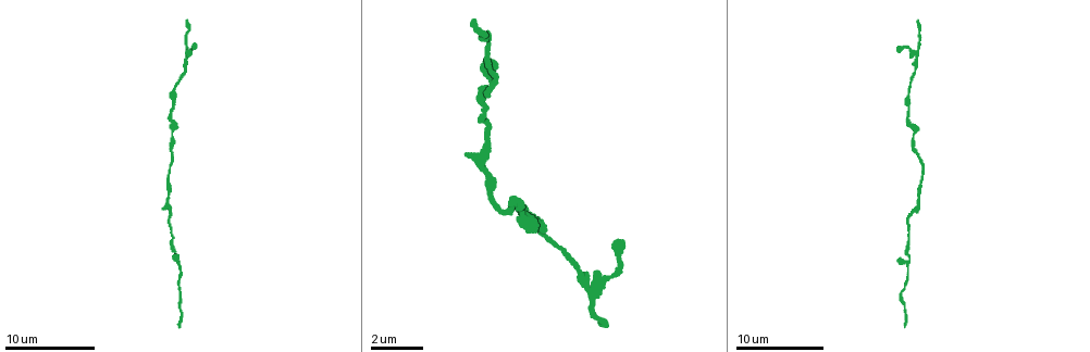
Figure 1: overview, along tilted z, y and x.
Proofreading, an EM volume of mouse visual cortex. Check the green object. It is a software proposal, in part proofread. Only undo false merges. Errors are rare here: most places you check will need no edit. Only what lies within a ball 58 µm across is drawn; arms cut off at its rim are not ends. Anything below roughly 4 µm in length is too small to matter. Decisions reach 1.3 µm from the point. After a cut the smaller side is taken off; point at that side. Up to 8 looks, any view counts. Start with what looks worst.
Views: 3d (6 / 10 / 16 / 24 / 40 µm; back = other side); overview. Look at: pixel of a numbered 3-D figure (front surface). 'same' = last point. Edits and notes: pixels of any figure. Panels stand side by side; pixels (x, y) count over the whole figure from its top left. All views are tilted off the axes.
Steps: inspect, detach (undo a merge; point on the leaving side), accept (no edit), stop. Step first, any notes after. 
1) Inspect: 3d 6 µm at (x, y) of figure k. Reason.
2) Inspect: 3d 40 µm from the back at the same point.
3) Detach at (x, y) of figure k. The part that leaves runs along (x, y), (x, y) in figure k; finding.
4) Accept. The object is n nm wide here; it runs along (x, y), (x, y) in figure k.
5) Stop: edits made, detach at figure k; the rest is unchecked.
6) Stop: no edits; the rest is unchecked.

Inspect: 3d 6 µm at (492, 87) of figure 1. Three-way junction.

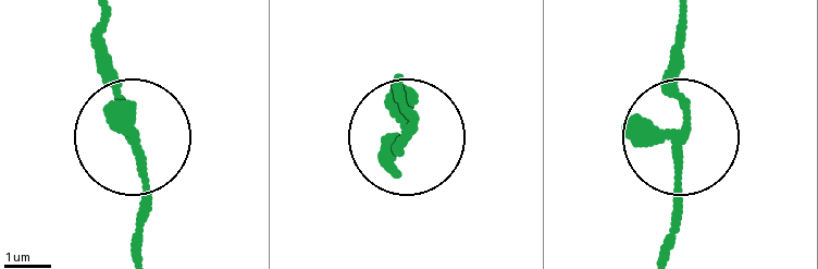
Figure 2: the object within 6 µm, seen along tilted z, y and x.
Accept. The object is 190 nm wide here; it runs along (108, 23), (107, 75), (143, 179), (141, 251) in figure 2; one neuron here.

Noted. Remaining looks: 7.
Inspect: 3d 16 µm at (168, 212) of figure 1. Thick turns thin.

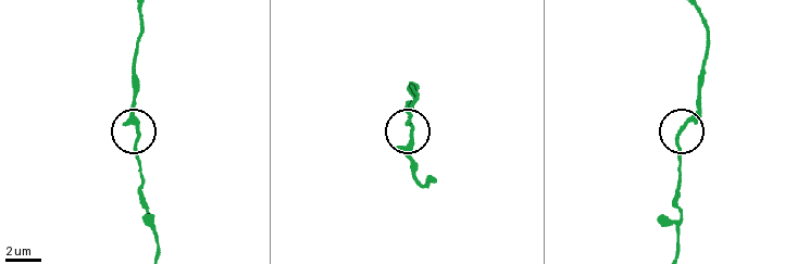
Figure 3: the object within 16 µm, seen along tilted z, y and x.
Accept. It runs along (134, 63), (133, 122), (139, 175) in figure 3; one neuron here.

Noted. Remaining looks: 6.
Inspect: 3d 6 µm at (171, 132) of figure 1. A narrow waist.

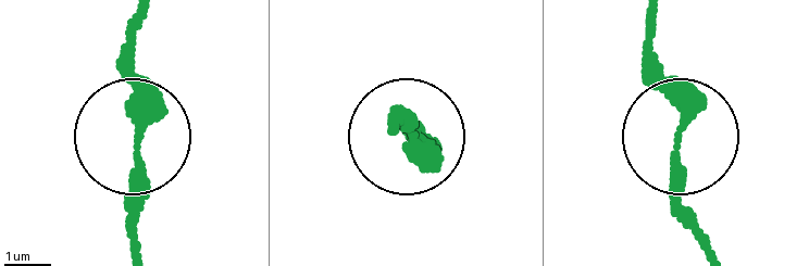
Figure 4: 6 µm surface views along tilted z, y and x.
Inspect: 3d 6 µm from the back at (136, 146) of figure 4.

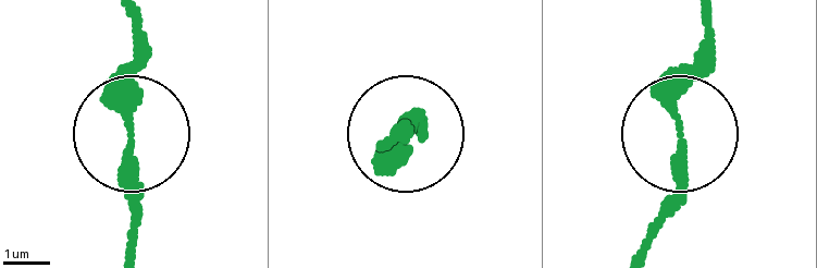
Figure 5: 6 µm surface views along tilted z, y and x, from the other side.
Accept. The object is 250 nm wide here; one neuron here.

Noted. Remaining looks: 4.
Inspect: 3d 10 µm at (920, 177) of figure 1.

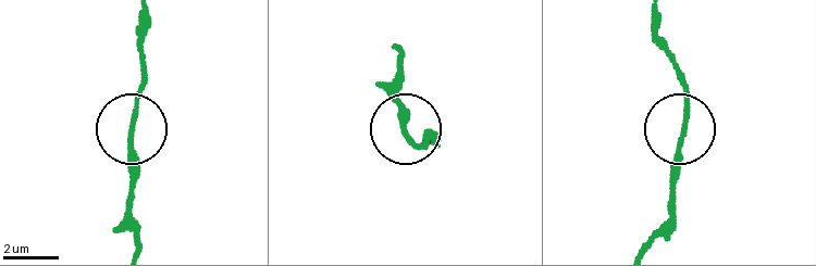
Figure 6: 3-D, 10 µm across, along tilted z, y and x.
Accept. It runs along (680, 132), (674, 222) in figure 6; one neuron here.

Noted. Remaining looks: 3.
Stop: no edits; the rest is unchecked.

